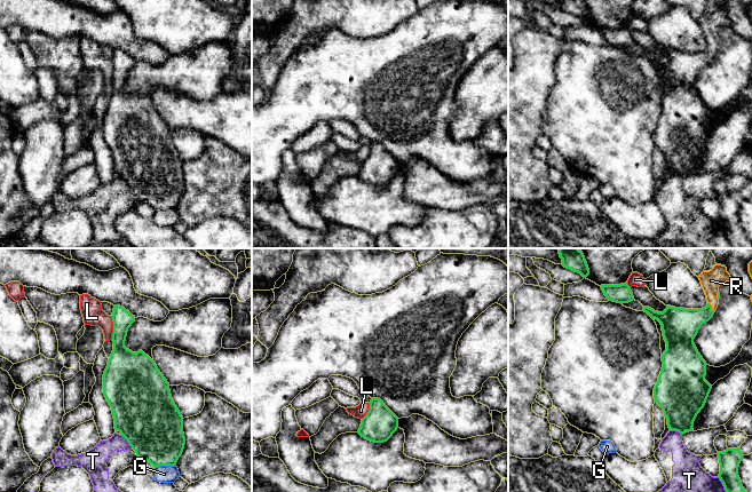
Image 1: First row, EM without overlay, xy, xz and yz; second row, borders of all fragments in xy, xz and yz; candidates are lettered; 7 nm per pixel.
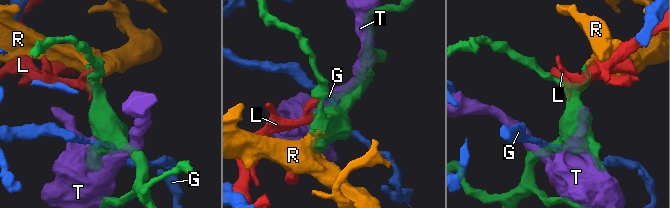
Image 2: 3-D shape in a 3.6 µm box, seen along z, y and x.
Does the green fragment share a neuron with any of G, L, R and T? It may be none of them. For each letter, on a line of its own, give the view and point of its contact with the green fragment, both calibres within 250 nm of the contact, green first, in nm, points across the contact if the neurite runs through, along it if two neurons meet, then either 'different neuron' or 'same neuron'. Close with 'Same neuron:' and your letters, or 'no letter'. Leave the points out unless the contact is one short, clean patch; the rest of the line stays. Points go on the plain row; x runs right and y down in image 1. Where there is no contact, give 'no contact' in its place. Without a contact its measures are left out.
G: meets green in xy at (165, 208); 400 nm thick on the green side, 130 nm on the other; different neuron
L: meets green in xy at (113, 71); 200 nm thick on the green side, 150 nm on the other; different neuron
R: meets green in yz at (711, 50); 240 nm thick on the green side, 140 nm on the other; runs through yz (681, 69), (702, 60), (711, 50), (711, 24); same neuron
T: meets green in xy at (127, 184); 440 nm thick on the green side, 150 nm on the other; different neuron
Same neuron: R

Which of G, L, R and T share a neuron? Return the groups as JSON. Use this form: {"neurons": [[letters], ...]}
{"neurons": [["G"], ["L"], ["R"], ["T"]]}

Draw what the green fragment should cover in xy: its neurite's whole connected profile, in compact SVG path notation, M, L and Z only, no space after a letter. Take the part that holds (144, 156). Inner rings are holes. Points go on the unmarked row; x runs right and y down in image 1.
M114 49L111 61L113 94L103 118L103 137L112 153L114 173L127 183L138 203L149 205L155 212L175 209L183 196L185 181L183 160L172 142L169 127L148 98L125 90L135 59Z

